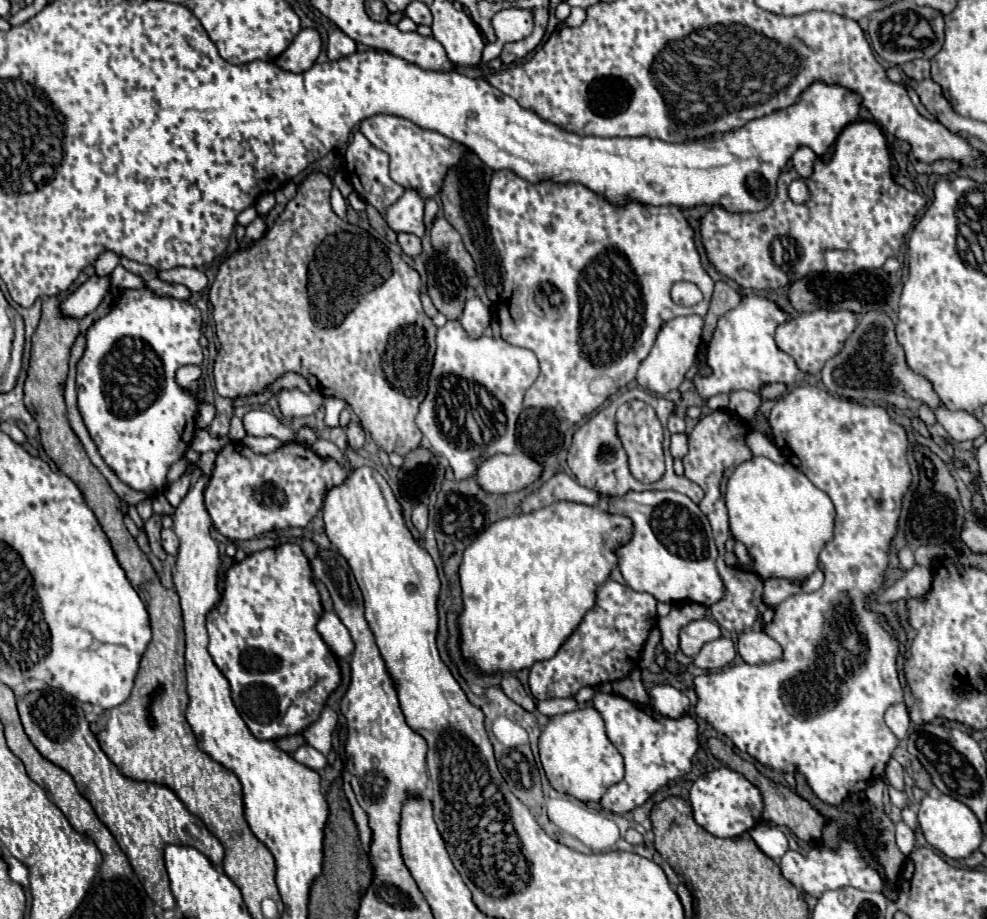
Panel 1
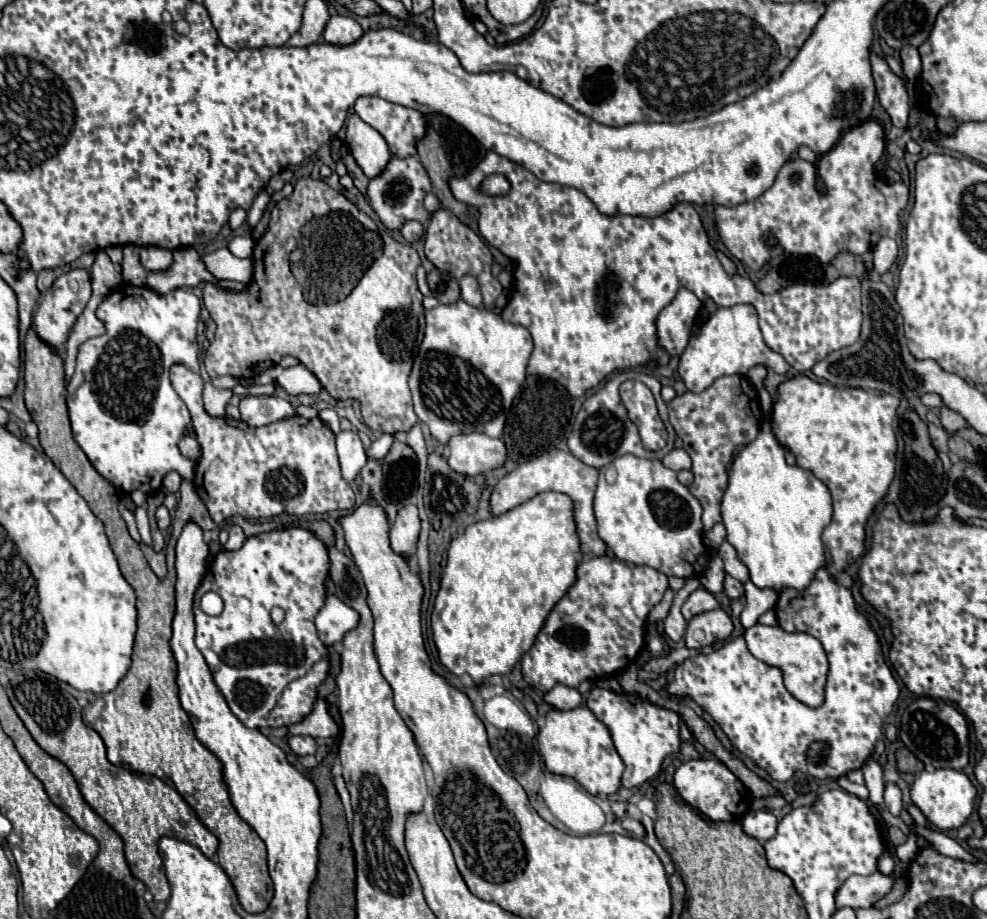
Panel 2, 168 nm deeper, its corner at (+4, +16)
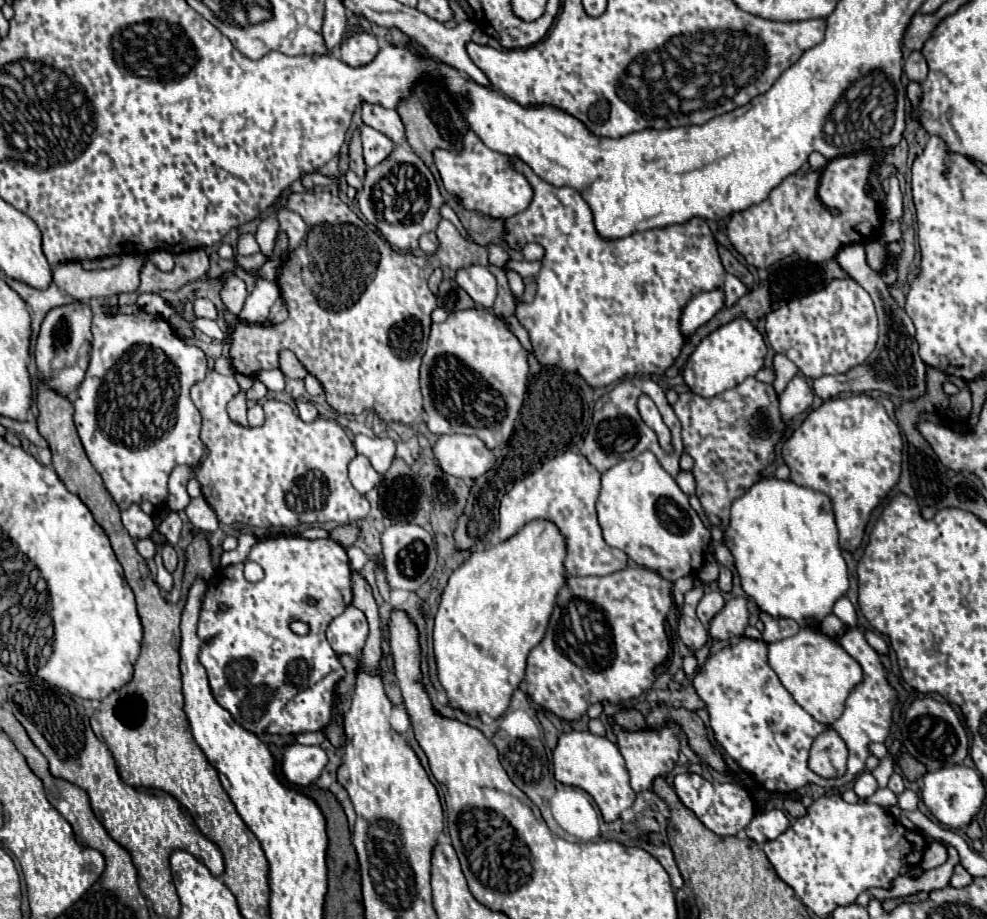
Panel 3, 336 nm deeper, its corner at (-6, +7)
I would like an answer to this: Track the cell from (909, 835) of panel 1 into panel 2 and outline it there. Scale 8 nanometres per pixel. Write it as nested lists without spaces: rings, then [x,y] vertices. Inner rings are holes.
[[[886,784],[884,806],[890,810],[892,816],[900,818],[900,814],[902,814],[902,792],[900,792],[900,788],[896,784]]]

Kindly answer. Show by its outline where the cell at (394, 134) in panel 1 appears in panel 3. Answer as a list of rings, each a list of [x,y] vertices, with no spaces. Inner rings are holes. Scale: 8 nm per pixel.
[[[364,103],[362,121],[364,121],[364,125],[388,135],[394,143],[404,143],[404,125],[394,109],[384,109],[380,105]]]

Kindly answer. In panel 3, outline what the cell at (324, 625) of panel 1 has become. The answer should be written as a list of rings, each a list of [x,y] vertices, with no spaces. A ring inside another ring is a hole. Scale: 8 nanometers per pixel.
[[[348,605],[326,629],[326,639],[336,655],[360,655],[368,637],[368,621],[360,609]]]

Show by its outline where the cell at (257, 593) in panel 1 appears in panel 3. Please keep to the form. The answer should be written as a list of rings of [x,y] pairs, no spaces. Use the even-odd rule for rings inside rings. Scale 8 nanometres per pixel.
[[[284,535],[262,539],[250,549],[248,561],[262,565],[264,579],[258,583],[246,581],[244,563],[234,563],[220,569],[208,583],[196,633],[202,641],[212,637],[212,643],[200,645],[198,659],[206,669],[214,699],[234,717],[238,725],[260,735],[270,733],[266,725],[274,725],[274,717],[282,713],[282,705],[286,705],[294,693],[302,693],[302,689],[314,689],[314,685],[318,685],[318,681],[326,681],[330,673],[344,673],[344,667],[326,641],[324,631],[328,623],[352,603],[352,571],[346,549],[332,539],[304,539]],[[308,597],[312,597],[316,605],[308,605]],[[292,619],[306,621],[310,625],[310,633],[304,637],[292,633],[288,627]]]

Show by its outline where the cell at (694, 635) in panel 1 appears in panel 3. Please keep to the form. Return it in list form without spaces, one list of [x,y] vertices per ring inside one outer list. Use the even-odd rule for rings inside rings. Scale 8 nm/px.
[[[708,591],[700,603],[698,603],[698,619],[702,621],[704,627],[708,627],[708,623],[712,621],[712,617],[724,607],[724,597],[720,591]]]

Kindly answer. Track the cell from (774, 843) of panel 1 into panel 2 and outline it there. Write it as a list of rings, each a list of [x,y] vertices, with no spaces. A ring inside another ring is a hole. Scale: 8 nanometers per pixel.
[[[760,810],[760,812],[748,812],[742,818],[742,828],[746,834],[750,834],[752,838],[766,842],[776,834],[778,828],[778,820],[772,812],[768,810]]]

